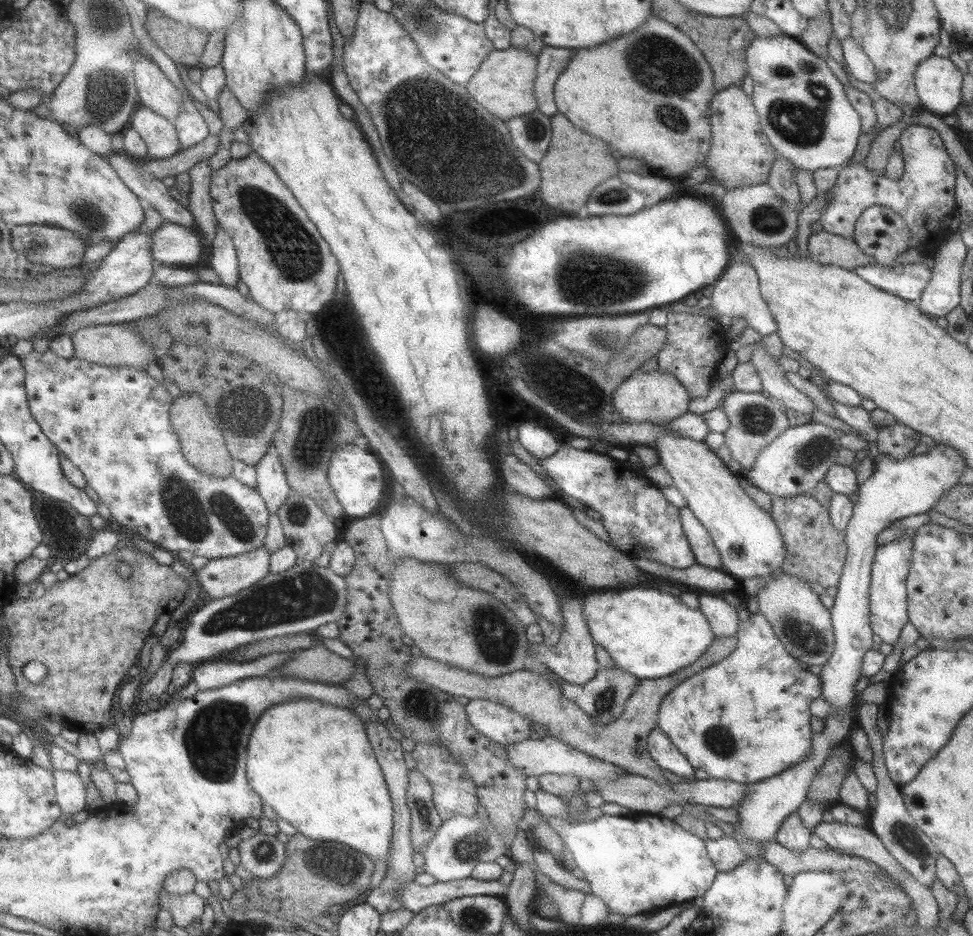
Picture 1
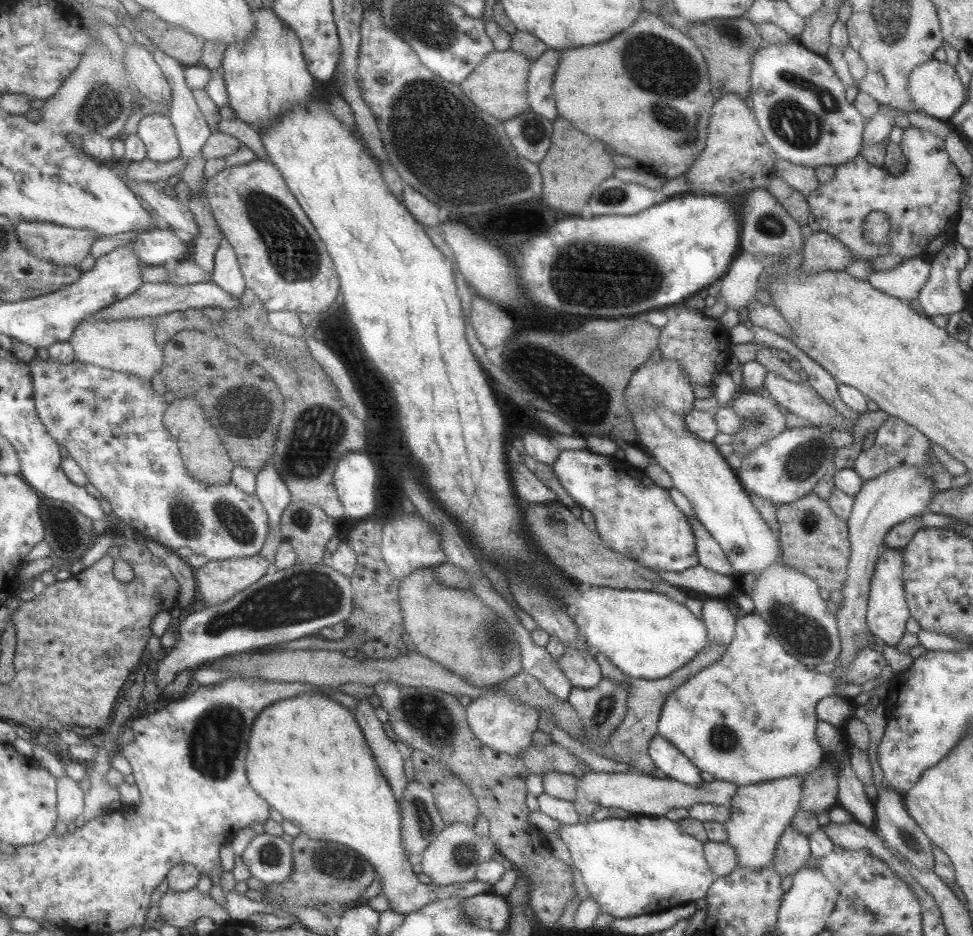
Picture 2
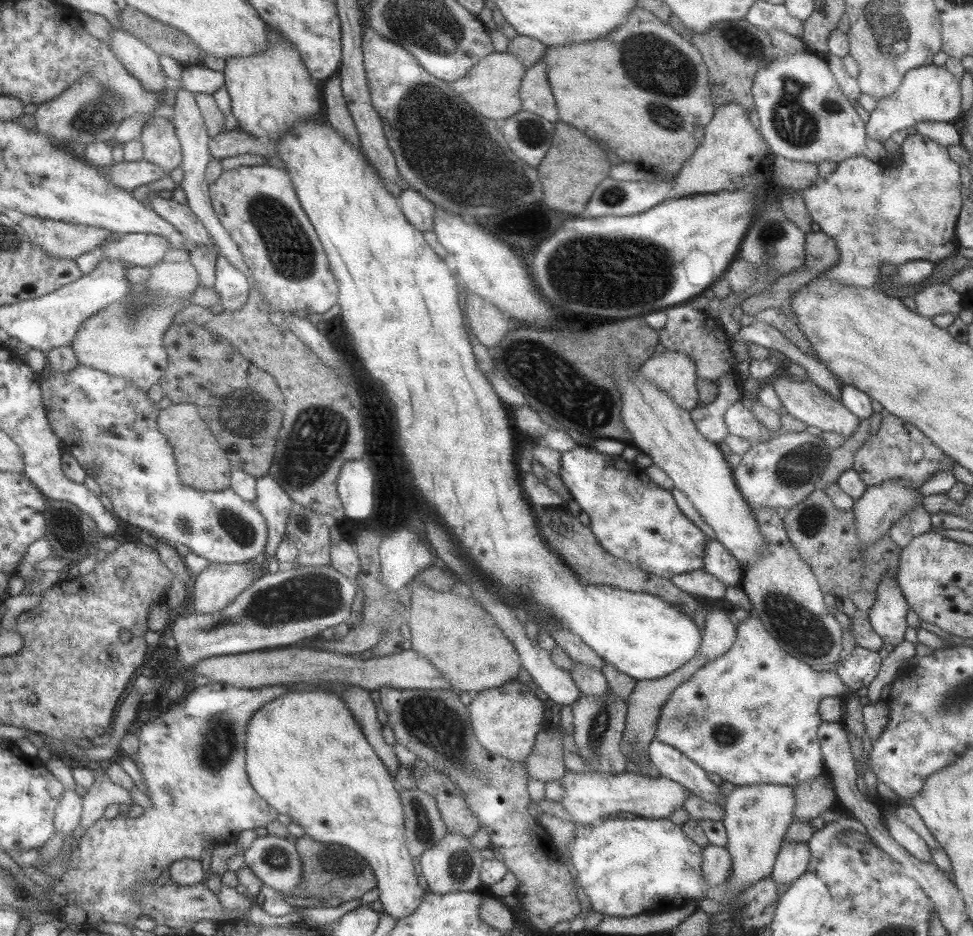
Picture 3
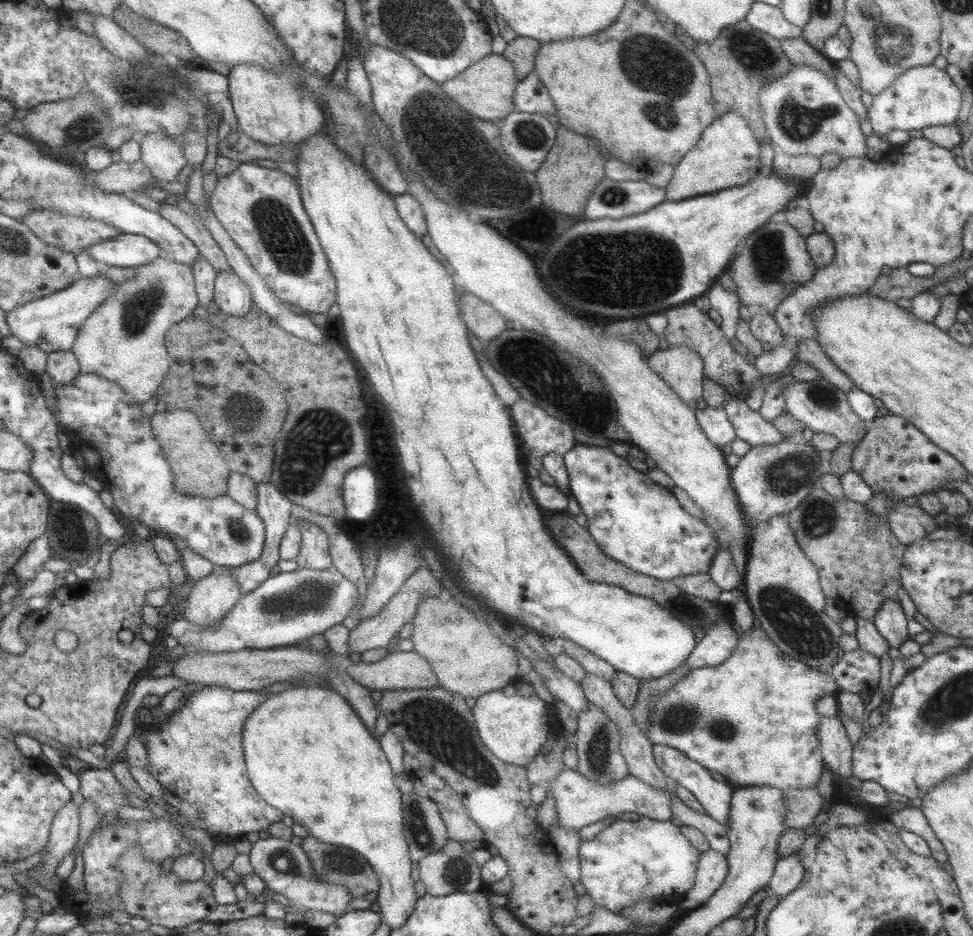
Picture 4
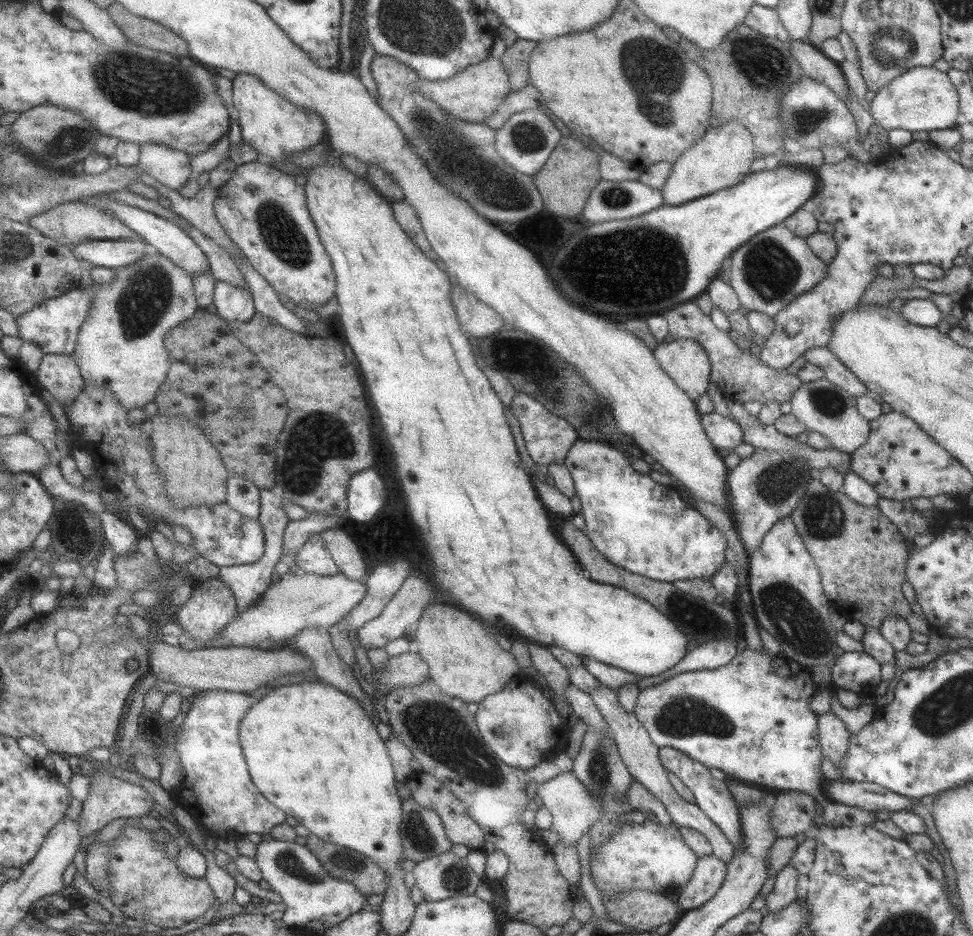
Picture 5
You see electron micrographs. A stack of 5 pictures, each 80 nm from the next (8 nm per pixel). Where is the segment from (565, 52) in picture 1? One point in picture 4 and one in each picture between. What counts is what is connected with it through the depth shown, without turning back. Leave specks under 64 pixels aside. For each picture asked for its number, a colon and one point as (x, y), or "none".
2: (539, 94)
3: (535, 96)
4: (529, 96)

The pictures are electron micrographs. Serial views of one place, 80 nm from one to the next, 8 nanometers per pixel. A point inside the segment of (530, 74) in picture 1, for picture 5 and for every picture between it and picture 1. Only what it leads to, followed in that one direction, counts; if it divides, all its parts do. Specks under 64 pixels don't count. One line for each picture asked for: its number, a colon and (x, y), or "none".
2: (497, 85)
3: (491, 87)
4: (484, 89)
5: (474, 94)

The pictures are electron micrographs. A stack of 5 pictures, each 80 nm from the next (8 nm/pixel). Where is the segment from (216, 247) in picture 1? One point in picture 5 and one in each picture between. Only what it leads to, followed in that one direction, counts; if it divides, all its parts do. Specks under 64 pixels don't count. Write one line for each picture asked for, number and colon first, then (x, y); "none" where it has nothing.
2: (226, 273)
3: (231, 285)
4: (231, 295)
5: (233, 303)

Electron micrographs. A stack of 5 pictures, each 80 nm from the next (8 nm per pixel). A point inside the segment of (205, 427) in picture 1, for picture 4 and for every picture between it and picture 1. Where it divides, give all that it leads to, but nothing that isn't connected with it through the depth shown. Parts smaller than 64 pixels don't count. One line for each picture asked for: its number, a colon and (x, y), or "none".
2: (202, 451)
3: (202, 463)
4: (199, 468)

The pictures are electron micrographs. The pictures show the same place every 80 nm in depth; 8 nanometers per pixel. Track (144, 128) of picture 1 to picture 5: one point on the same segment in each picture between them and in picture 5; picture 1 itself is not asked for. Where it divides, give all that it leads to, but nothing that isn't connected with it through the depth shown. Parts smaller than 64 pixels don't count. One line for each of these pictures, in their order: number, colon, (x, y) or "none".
2: (156, 131)
3: (161, 146)
4: (163, 155)
5: (170, 166)

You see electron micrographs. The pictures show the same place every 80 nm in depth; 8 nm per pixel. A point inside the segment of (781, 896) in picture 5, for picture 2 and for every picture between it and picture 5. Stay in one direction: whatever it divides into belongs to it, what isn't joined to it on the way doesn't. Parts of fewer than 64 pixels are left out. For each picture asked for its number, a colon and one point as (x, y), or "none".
2: (792, 849)
3: (791, 860)
4: (788, 871)

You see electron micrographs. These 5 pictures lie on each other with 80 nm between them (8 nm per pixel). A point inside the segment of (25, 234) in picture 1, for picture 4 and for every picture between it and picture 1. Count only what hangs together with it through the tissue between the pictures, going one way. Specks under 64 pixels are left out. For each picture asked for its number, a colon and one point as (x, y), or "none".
2: (64, 245)
3: (68, 240)
4: (70, 233)

